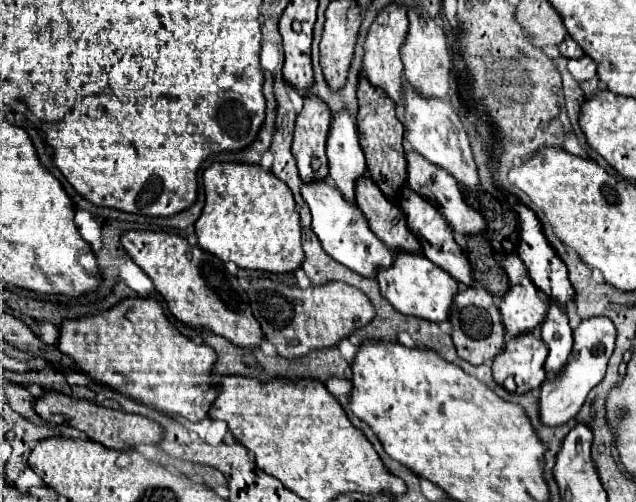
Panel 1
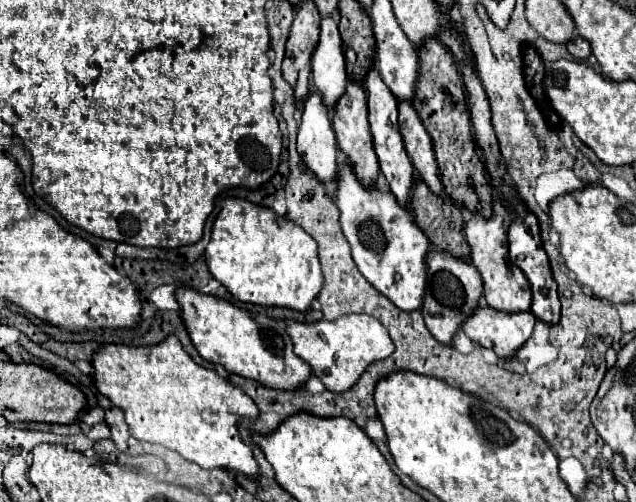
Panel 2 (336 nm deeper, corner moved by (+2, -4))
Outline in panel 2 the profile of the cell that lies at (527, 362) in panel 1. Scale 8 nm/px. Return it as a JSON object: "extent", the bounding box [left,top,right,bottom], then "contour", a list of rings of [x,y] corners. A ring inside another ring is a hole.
{"extent":[461,305,535,357],"contour":[[[479,305],[461,329],[483,347],[491,347],[499,357],[511,357],[533,333],[535,317],[531,311],[505,313],[489,305]]]}

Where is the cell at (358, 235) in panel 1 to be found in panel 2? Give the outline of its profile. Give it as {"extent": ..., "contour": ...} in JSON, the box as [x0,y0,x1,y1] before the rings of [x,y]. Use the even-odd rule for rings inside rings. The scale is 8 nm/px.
{"extent":[297,89,337,183],"contour":[[[311,89],[297,135],[297,151],[319,181],[335,183],[337,177],[337,141],[331,127],[329,109],[323,103],[321,93]]]}

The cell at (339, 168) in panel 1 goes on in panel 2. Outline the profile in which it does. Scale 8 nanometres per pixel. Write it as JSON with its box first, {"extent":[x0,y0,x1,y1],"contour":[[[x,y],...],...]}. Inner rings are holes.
{"extent":[311,17,345,111],"contour":[[[321,17],[319,27],[319,43],[311,57],[311,71],[313,71],[313,85],[325,97],[325,105],[333,111],[337,97],[345,93],[345,55],[341,49],[341,35],[337,33],[337,19]]]}

